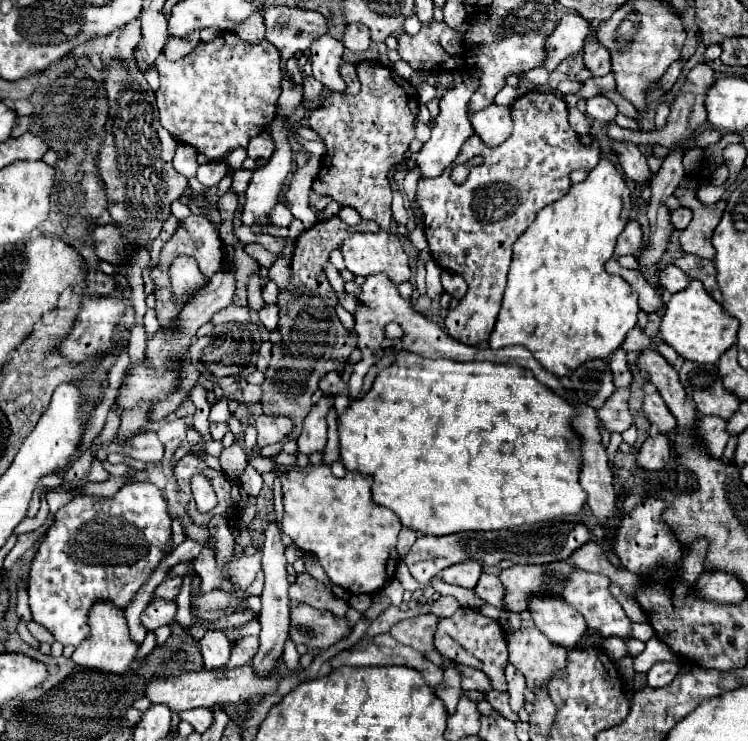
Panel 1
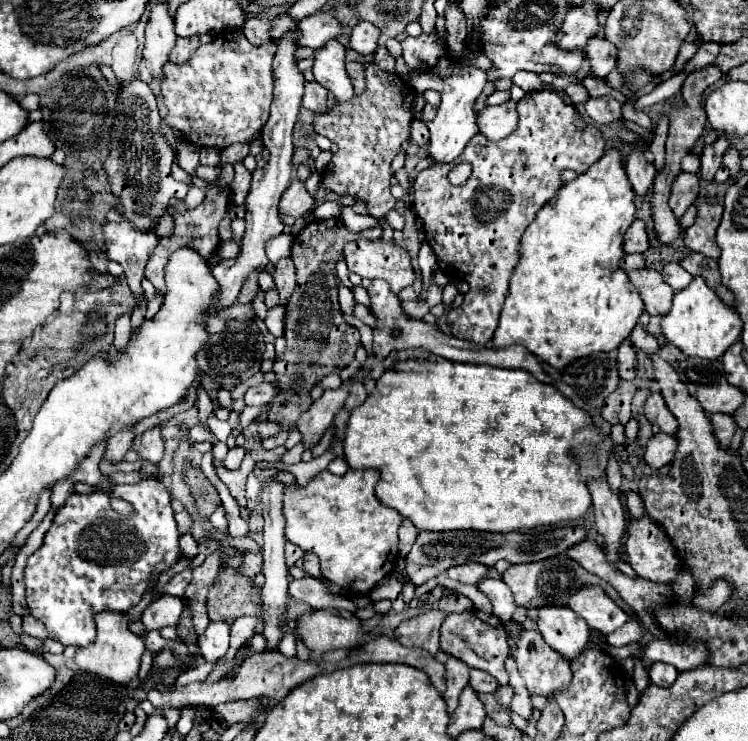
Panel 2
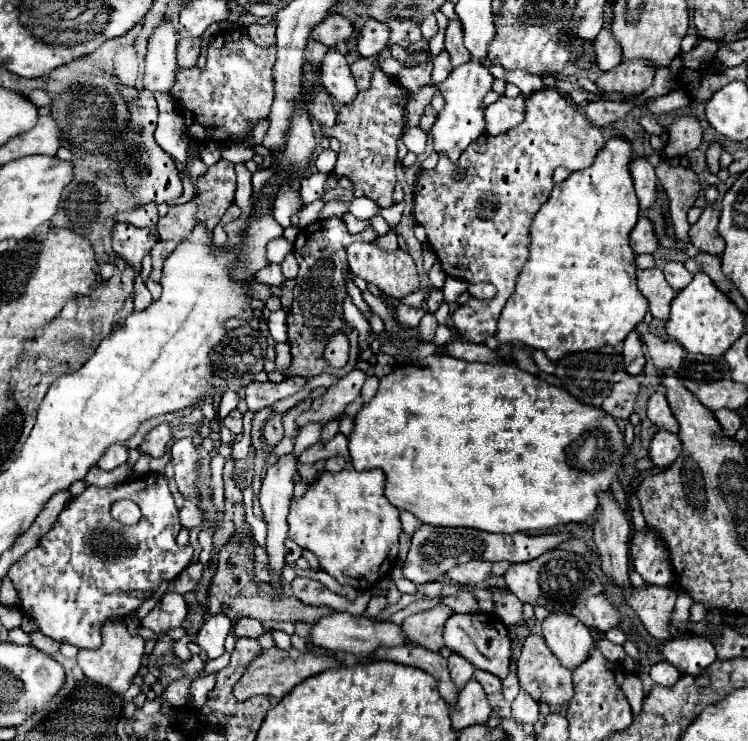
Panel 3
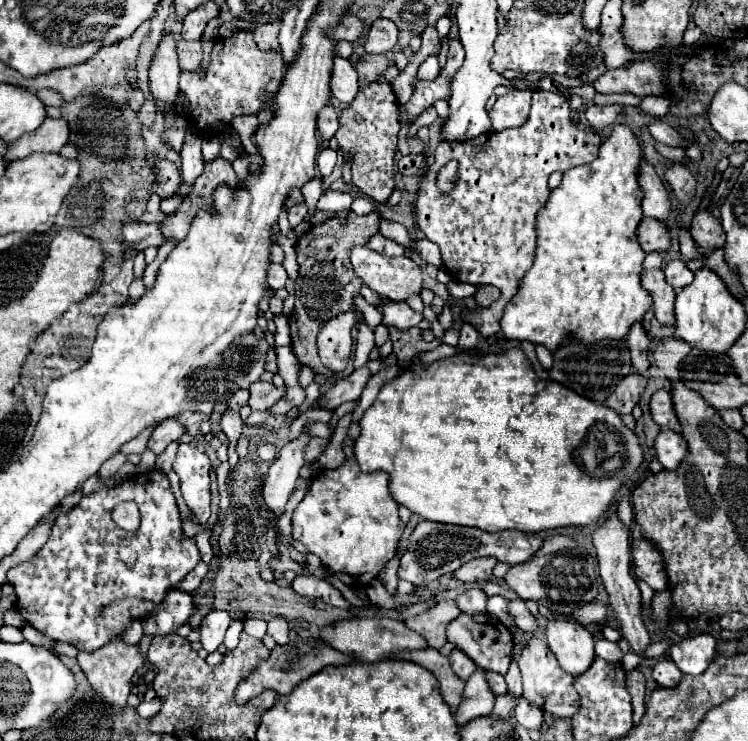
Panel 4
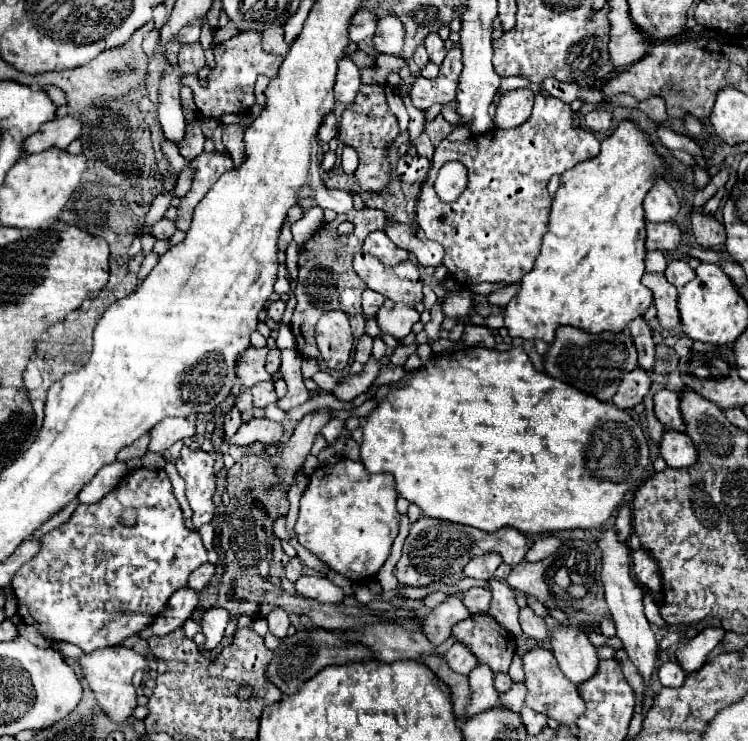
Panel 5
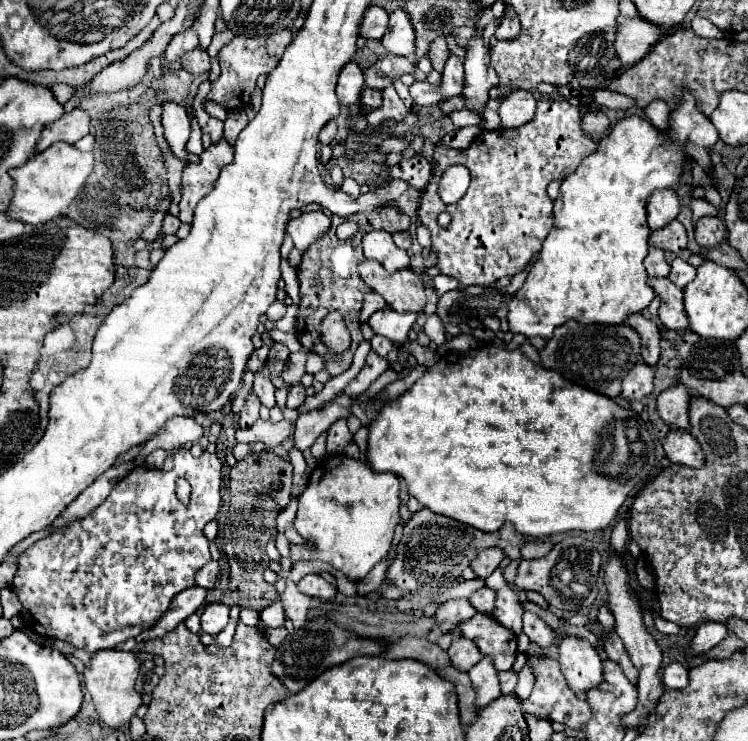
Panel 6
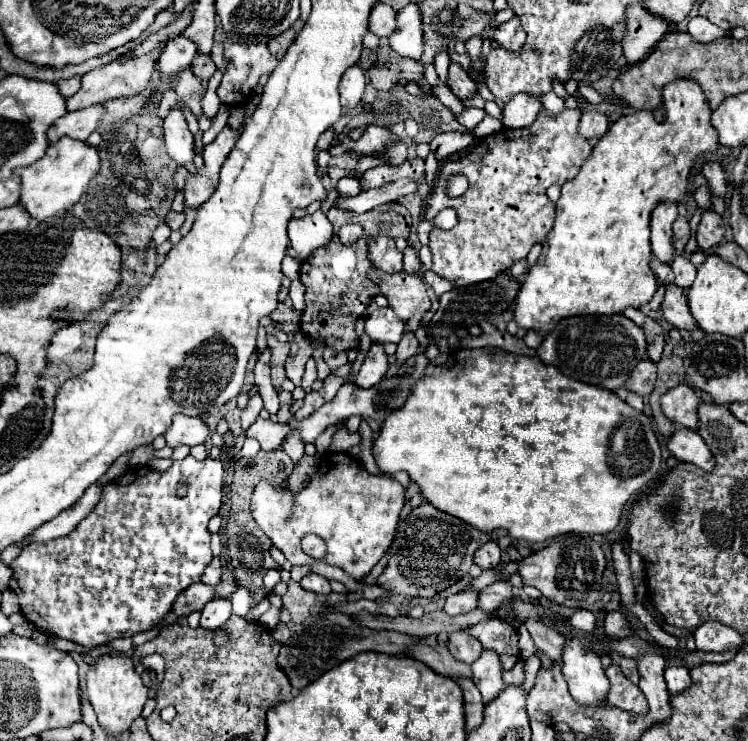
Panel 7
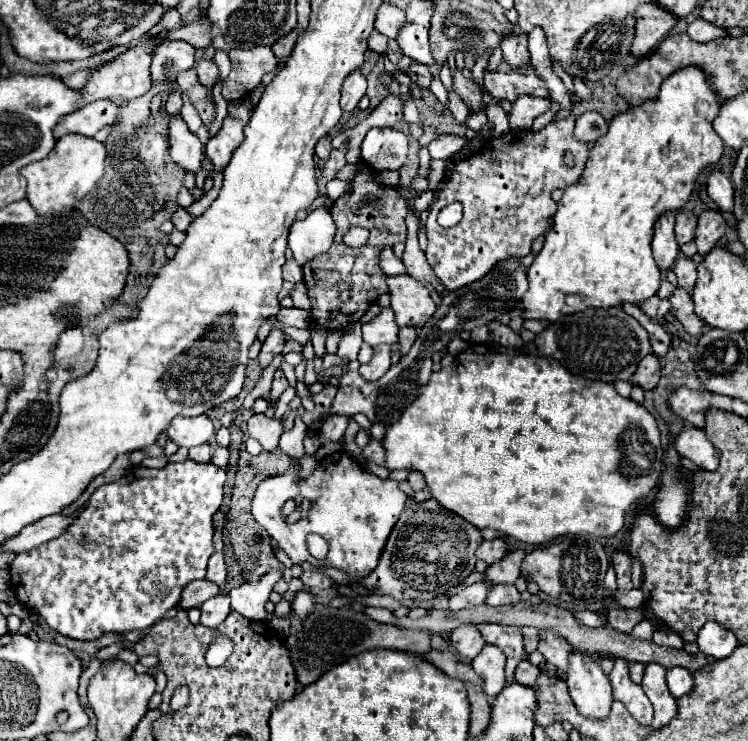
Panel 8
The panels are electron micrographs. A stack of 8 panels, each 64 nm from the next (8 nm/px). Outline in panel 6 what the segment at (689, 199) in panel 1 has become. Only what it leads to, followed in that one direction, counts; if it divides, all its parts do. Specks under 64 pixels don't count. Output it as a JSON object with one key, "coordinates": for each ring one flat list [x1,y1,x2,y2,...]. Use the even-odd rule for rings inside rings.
{"coordinates":[[704,216,696,222,696,242,704,248,714,248,726,240,726,226,716,216]]}

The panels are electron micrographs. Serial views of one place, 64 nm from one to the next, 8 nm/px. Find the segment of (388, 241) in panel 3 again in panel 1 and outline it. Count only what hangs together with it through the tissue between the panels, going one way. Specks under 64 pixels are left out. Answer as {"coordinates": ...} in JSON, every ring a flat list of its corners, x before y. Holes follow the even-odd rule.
{"coordinates":[[374,60,356,64,356,74,360,76,362,86,356,96,330,92,328,96,322,96,320,106,308,116,310,128,326,144,326,154,320,160,320,172,314,178,312,190,320,196,330,196,342,206,358,210,362,218,374,220,380,228,388,230,392,220,392,188,388,172,404,160,404,154,414,140,418,90,410,80,404,80,392,68]]}

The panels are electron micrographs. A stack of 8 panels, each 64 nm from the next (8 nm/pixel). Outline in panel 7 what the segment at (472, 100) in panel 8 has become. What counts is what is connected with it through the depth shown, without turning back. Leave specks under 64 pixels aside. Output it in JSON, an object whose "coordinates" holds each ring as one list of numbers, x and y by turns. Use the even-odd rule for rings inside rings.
{"coordinates":[[450,62,450,68,448,68,448,88,460,100,470,98,470,96,476,94,476,86,470,80,468,72,460,64,456,64,456,62]]}

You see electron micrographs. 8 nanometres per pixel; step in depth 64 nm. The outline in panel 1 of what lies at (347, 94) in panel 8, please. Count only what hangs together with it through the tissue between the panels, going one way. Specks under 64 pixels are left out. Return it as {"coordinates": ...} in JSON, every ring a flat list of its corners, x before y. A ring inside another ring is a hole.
{"coordinates":[[330,34,320,36,320,40,316,40,310,48,312,76,334,92,344,92,344,80,338,74,338,66,342,64,342,52,344,46]]}

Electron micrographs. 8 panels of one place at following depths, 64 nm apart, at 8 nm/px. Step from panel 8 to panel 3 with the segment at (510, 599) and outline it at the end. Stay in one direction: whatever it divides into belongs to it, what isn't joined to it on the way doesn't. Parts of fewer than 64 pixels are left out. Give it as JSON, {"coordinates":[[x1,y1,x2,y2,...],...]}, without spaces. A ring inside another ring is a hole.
{"coordinates":[[458,590,454,596,442,598,442,604,452,608,454,612,462,612,462,614,478,612,478,600,472,596,470,590]]}

